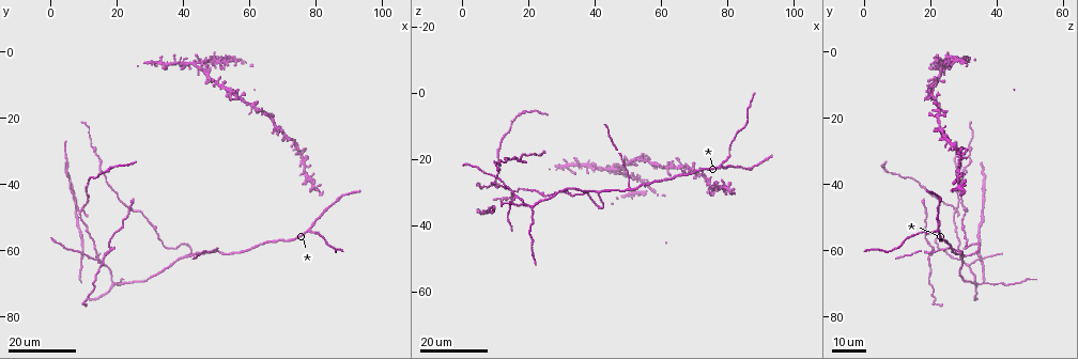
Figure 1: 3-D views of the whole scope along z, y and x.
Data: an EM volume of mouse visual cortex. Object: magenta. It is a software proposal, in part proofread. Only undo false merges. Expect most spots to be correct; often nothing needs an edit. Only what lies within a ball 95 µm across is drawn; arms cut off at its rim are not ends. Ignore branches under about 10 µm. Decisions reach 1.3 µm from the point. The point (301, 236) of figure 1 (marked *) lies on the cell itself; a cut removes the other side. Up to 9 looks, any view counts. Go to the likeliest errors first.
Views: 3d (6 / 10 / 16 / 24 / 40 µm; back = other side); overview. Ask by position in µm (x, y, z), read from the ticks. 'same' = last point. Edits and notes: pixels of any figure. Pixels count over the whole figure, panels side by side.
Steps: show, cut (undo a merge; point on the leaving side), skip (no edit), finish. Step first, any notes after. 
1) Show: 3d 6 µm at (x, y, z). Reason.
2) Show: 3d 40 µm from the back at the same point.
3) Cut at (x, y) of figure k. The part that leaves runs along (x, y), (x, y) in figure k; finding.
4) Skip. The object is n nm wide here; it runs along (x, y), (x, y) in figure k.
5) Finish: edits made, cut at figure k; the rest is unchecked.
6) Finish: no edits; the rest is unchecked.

Show: 3d 16 µm at (9.0, 48.0, 27.5). Four or more arms meet.

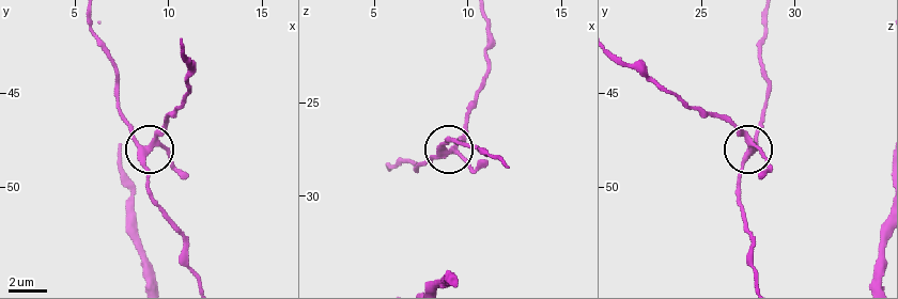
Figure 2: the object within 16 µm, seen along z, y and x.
Show: 3d 10 µm at (8.7, 48.0, 27.8).

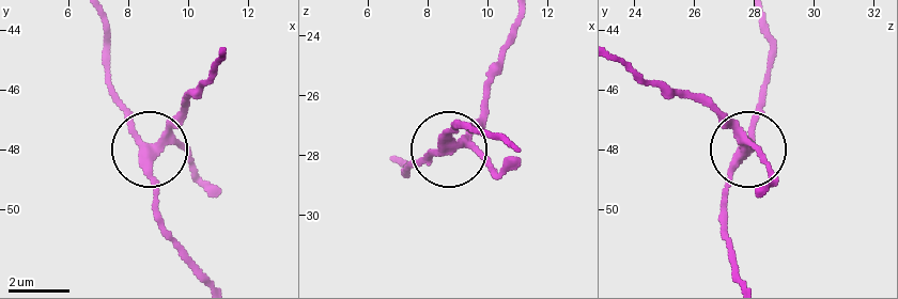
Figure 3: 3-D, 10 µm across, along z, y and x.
Cut at (177, 112) of figure 3. The object is 300 nm wide here; the part that leaves runs along (157, 143), (218, 59) in figure 3; two cells meet here.

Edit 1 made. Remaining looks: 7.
Show: overview.

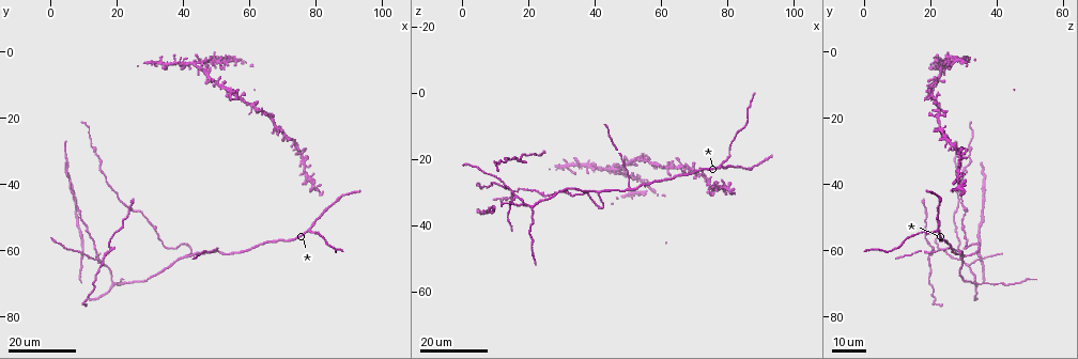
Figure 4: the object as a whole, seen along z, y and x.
Show: 3d 24 µm at (20.5, 69.5, 35.0). Three-way junction.

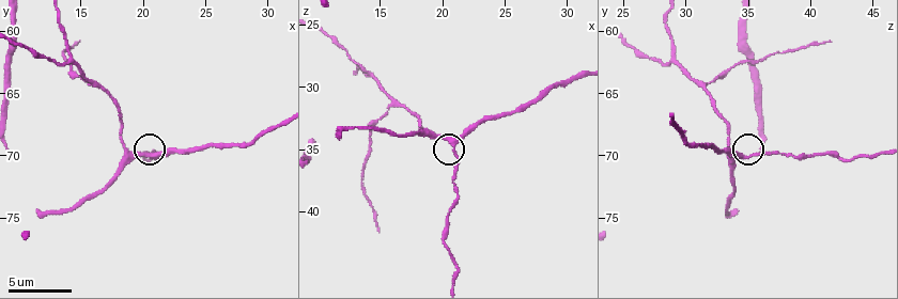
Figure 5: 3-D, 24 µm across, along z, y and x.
Show: 3d 6 µm at (21.0, 70.2, 34.6). Zoom in.

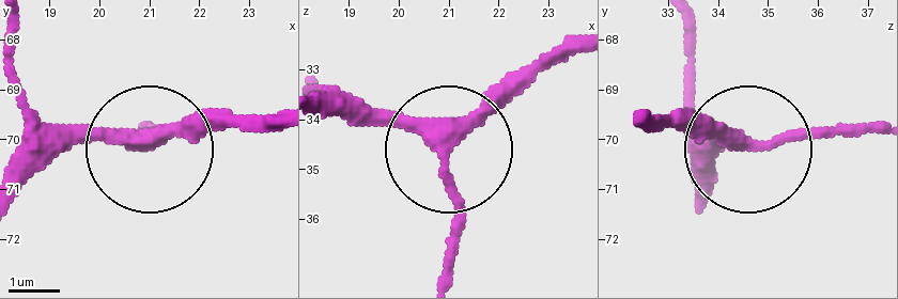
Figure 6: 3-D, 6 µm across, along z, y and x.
Show: 3d 6 µm from the back at (20.85, 70.10, 34.70).

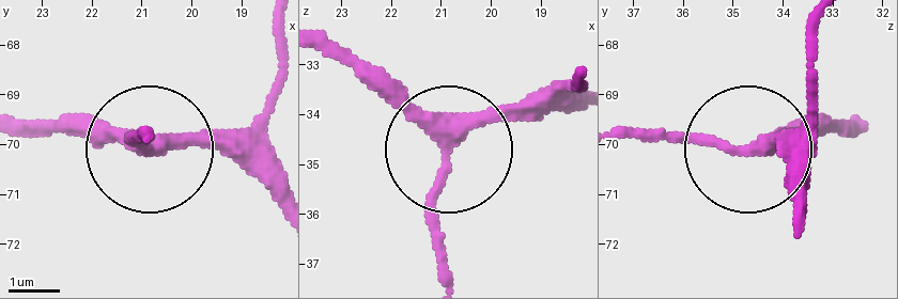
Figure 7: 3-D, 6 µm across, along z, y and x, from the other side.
Skip. The object is 260 nm wide here; it runs along (27, 126), (104, 126), (151, 147), (129, 139), (142, 139) in figure 7; one cell here.

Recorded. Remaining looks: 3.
Show: 3d 10 µm at (16.0, 64.2, 31.0). A fork.

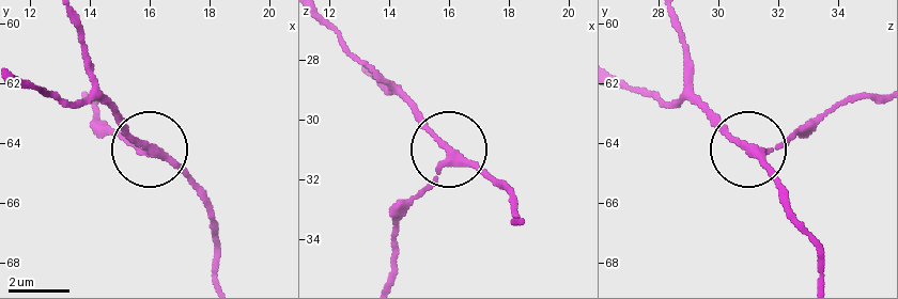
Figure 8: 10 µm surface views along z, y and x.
Show: 3d 6 µm at (16.1, 64.2, 31.2).

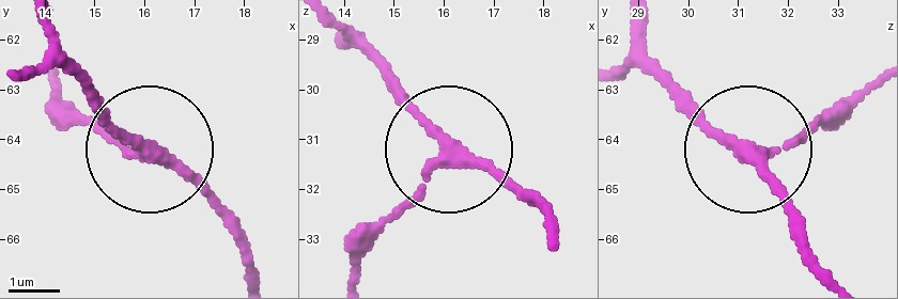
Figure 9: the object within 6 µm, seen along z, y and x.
Skip. The side arm is 41 µm long; it runs along (839, 280), (758, 164), (835, 126) in figure 9; one cell here.

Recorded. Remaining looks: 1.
Finish: edits made, cut at figure 3; the rest is unchecked.

